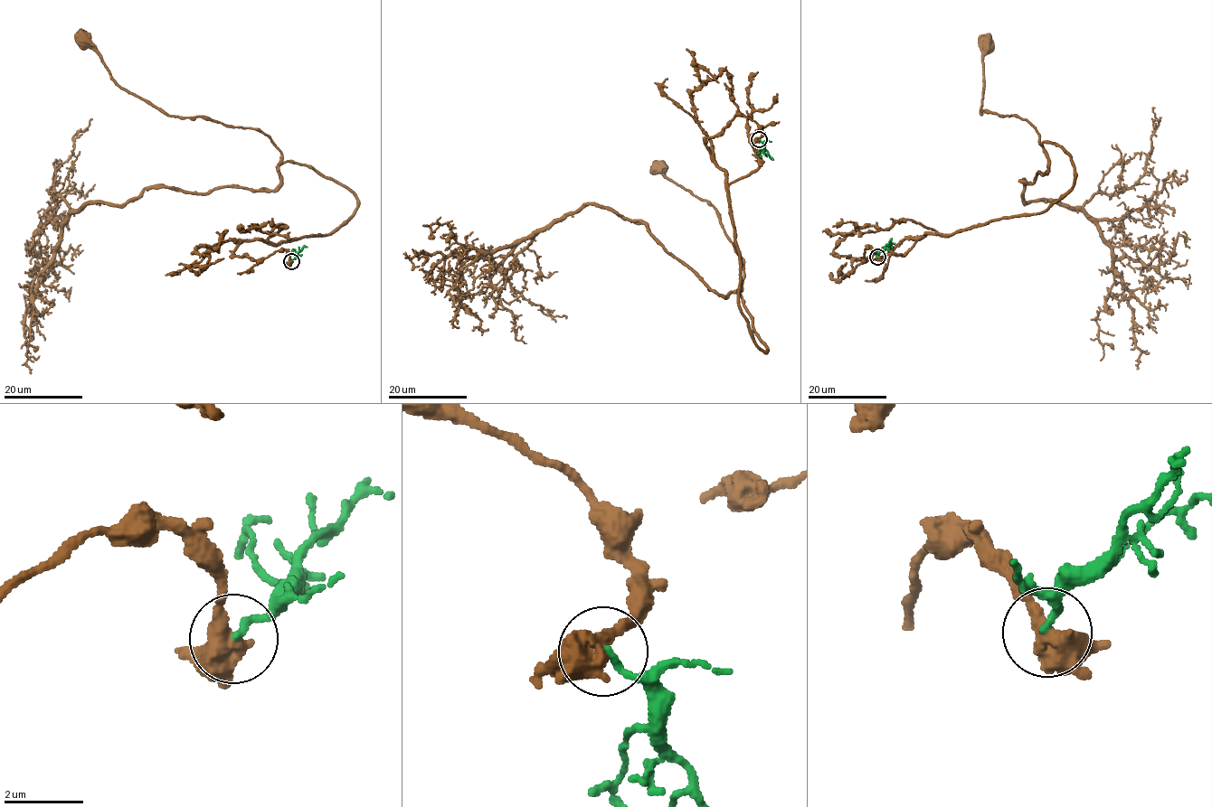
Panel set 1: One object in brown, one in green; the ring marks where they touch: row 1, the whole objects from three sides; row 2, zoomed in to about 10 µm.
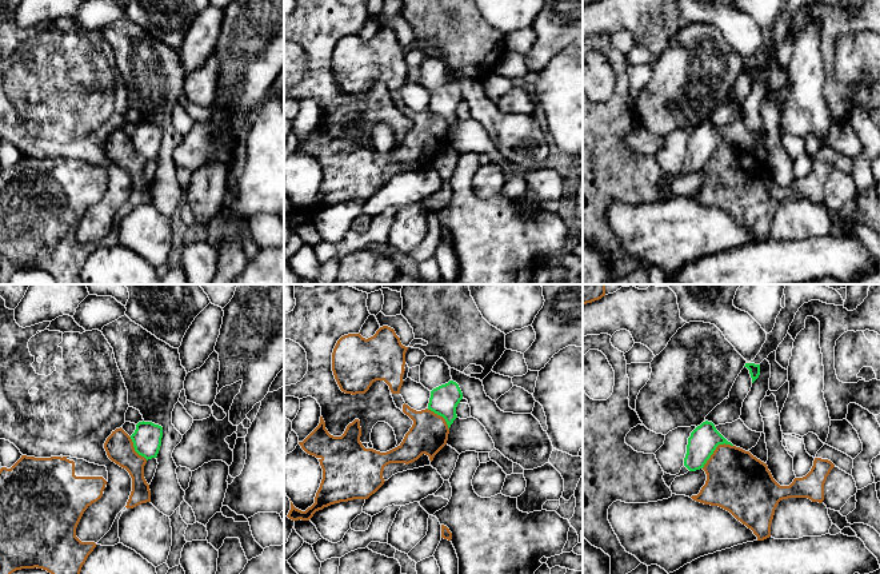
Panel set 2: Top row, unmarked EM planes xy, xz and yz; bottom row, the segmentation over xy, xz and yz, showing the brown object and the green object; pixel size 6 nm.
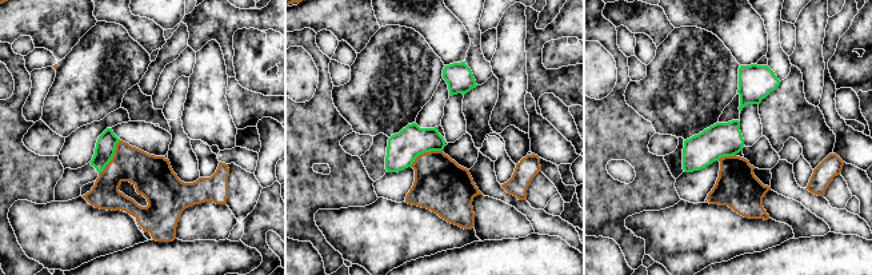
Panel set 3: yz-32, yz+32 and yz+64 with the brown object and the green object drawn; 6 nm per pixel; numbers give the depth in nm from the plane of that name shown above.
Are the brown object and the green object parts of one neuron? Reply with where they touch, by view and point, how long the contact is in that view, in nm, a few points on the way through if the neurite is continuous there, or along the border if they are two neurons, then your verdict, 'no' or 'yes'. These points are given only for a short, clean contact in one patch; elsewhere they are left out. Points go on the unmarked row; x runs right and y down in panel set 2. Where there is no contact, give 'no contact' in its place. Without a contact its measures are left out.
meets brown in yz at (715, 151); contact 240 nm long; border along yz (732, 146), (719, 146), (702, 168); no

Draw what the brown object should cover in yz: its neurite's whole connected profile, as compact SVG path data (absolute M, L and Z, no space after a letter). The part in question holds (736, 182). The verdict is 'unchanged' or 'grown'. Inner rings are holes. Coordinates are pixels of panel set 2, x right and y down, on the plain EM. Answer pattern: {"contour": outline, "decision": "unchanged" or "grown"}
{"contour": "M724 144L704 166L705 186L691 199L729 212L753 232L757 242L764 242L771 238L771 224L780 202L808 199L823 204L824 184L833 168L831 162L815 159L805 178L795 179L789 187L780 187L767 164L749 152Z", "decision": "unchanged"}

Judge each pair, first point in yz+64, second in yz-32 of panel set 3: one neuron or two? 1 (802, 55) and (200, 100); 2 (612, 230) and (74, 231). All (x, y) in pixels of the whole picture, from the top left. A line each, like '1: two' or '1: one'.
1: one
2: two

